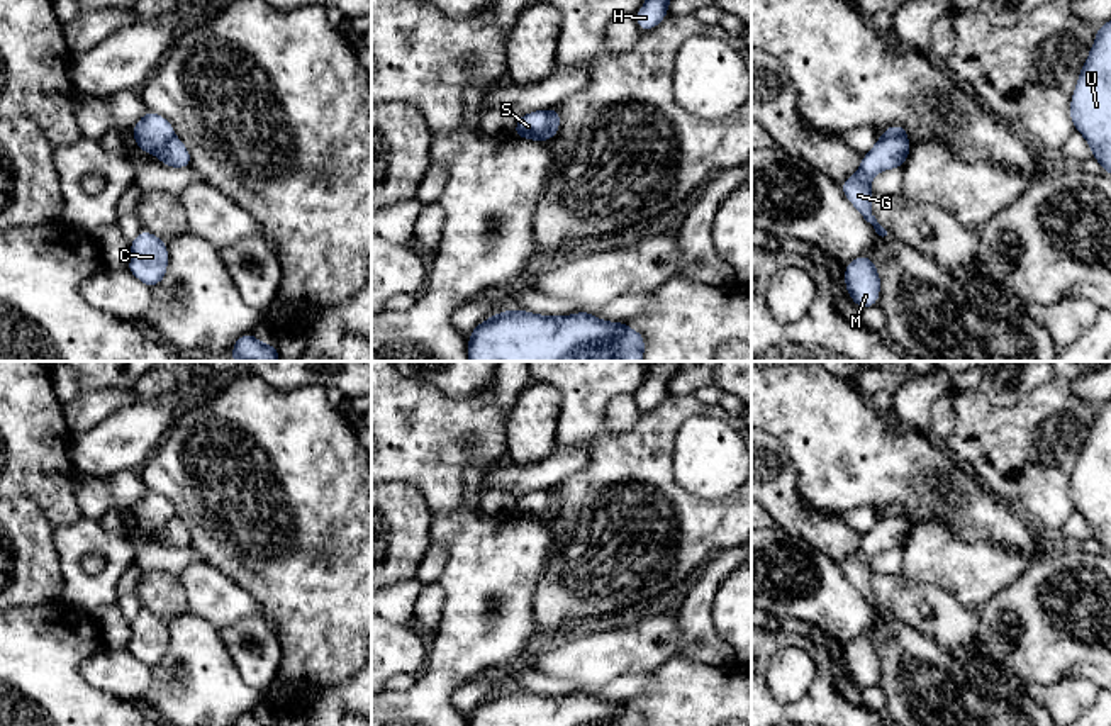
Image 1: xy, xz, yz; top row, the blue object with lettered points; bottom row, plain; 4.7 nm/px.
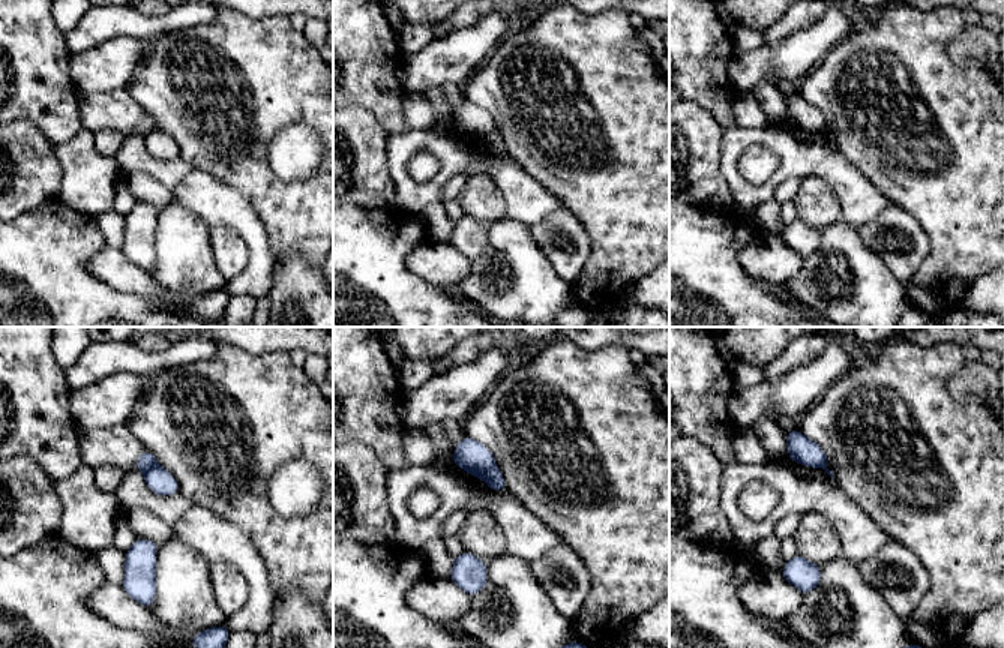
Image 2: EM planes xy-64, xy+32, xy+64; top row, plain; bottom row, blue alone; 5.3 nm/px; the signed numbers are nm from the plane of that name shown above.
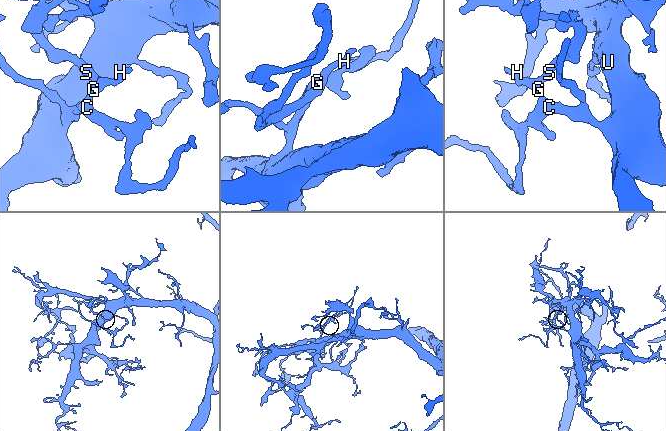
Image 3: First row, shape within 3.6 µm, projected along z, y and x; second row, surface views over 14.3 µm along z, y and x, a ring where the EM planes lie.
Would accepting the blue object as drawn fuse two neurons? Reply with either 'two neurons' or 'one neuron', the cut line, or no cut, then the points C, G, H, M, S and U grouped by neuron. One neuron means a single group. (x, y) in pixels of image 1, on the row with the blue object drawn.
two neurons; cut in xz along (545, 111), (552, 136); C G H M U / S

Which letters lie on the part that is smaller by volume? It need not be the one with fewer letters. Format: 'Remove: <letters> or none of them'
Remove: S

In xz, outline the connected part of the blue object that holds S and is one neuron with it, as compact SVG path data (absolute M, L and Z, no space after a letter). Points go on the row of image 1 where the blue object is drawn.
M534 110L519 117L512 134L531 141L548 142L551 139L548 112Z

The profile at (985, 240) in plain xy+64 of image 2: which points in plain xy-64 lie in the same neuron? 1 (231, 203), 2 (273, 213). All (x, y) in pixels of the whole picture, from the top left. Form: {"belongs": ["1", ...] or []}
{"belongs": ["2"]}

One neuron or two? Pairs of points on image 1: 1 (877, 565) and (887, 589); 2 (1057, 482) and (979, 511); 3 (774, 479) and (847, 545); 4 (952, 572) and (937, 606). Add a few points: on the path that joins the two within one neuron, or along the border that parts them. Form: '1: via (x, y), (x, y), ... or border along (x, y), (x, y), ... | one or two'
1: border along (872, 570), (899, 575) | two
2: border along (974, 475), (1006, 504) | two
3: via (786, 499), (815, 528), (826, 533) | one
4: border along (906, 577), (938, 586), (972, 609) | two

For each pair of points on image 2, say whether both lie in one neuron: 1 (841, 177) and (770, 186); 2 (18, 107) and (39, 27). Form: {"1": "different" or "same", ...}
{"1": "same", "2": "same"}

